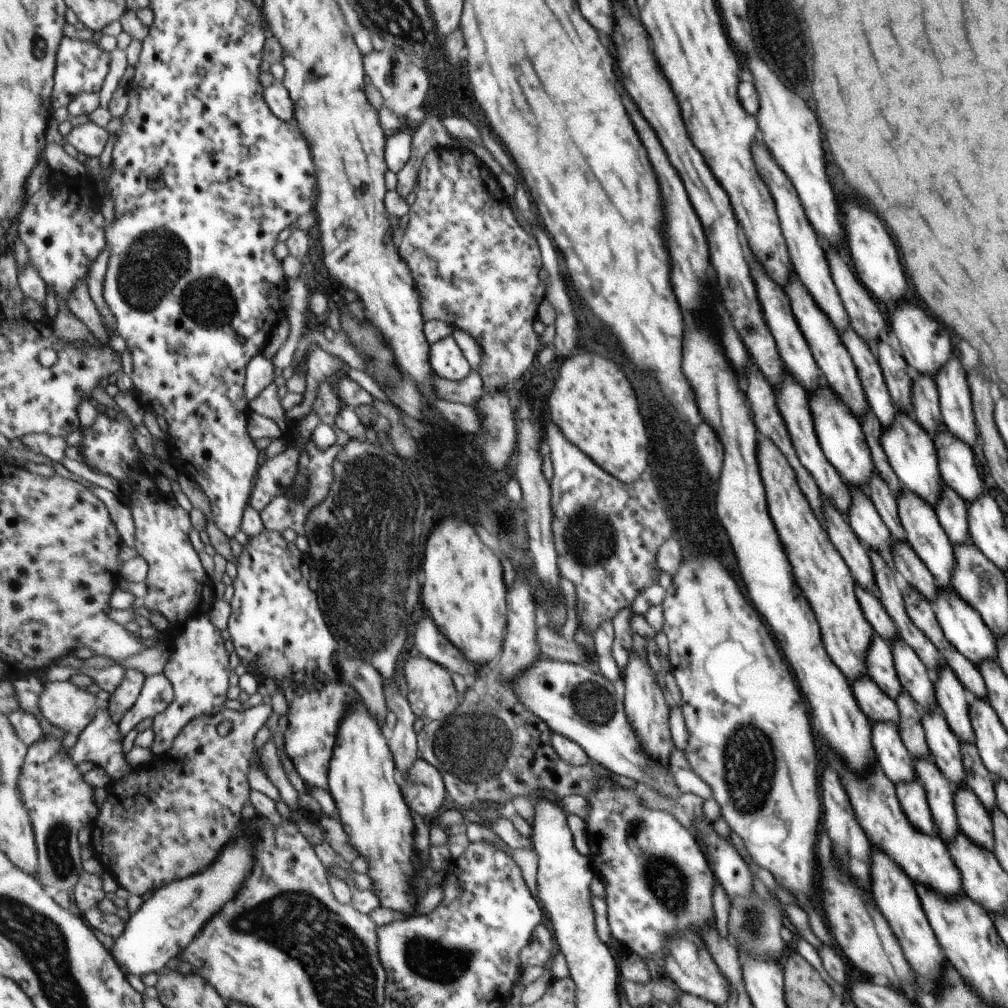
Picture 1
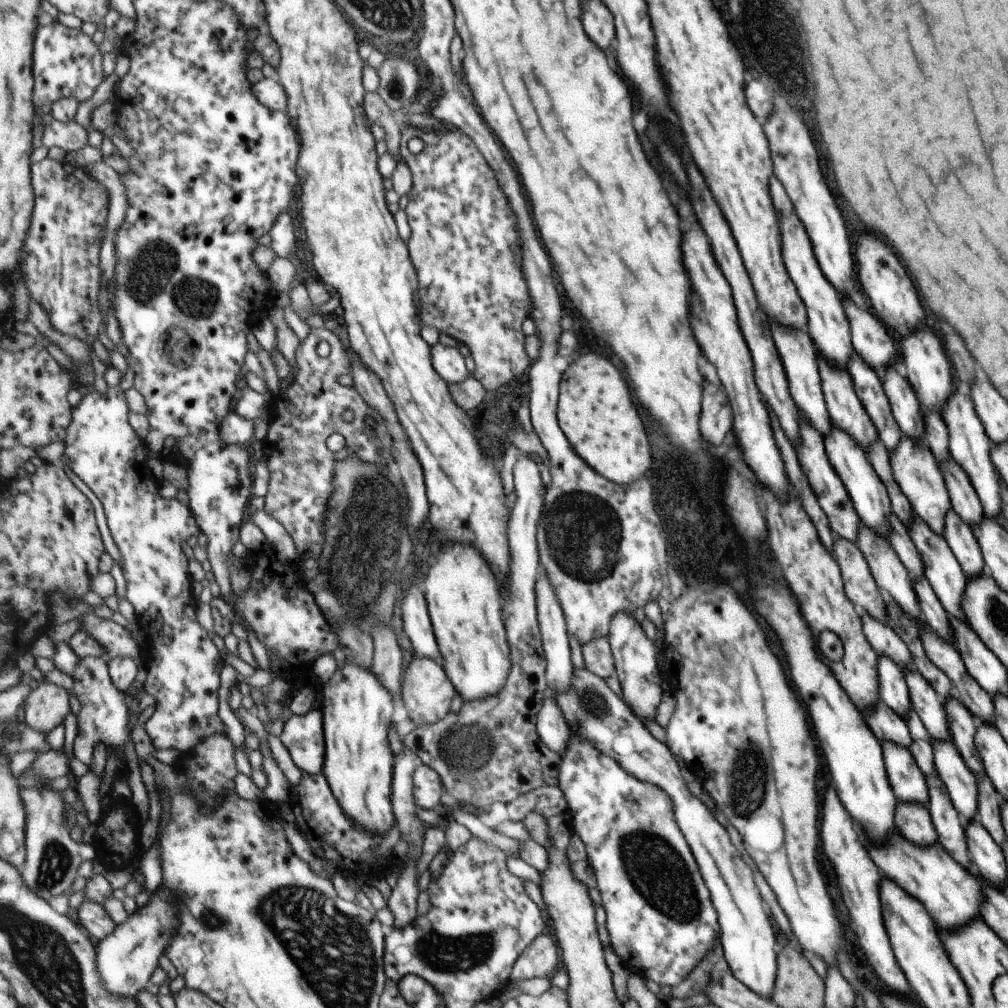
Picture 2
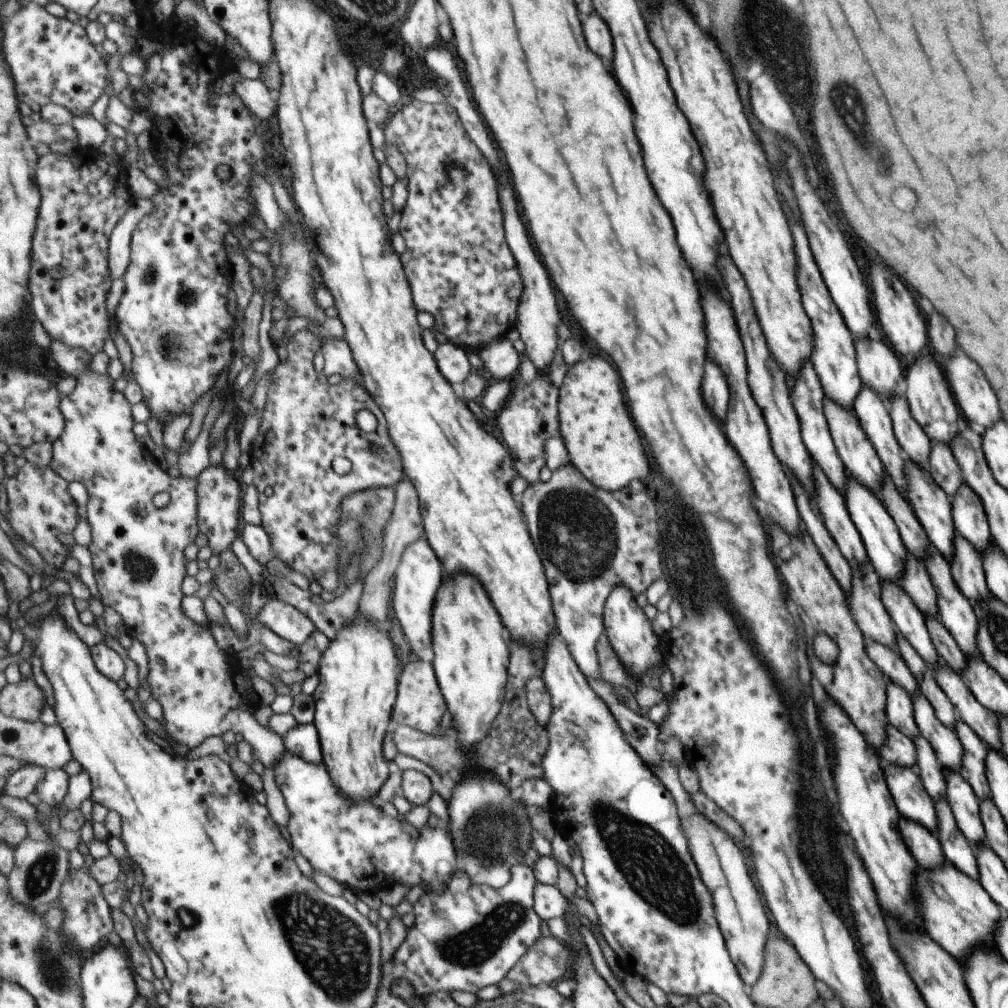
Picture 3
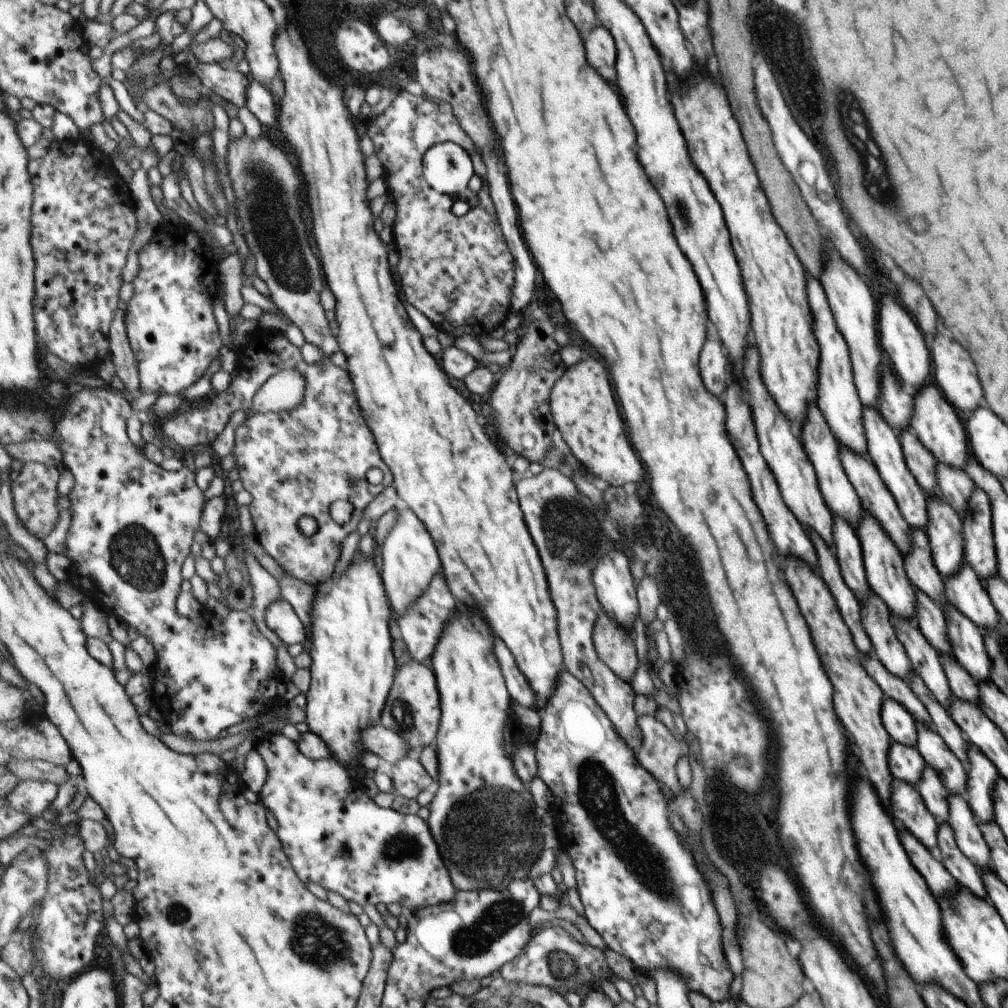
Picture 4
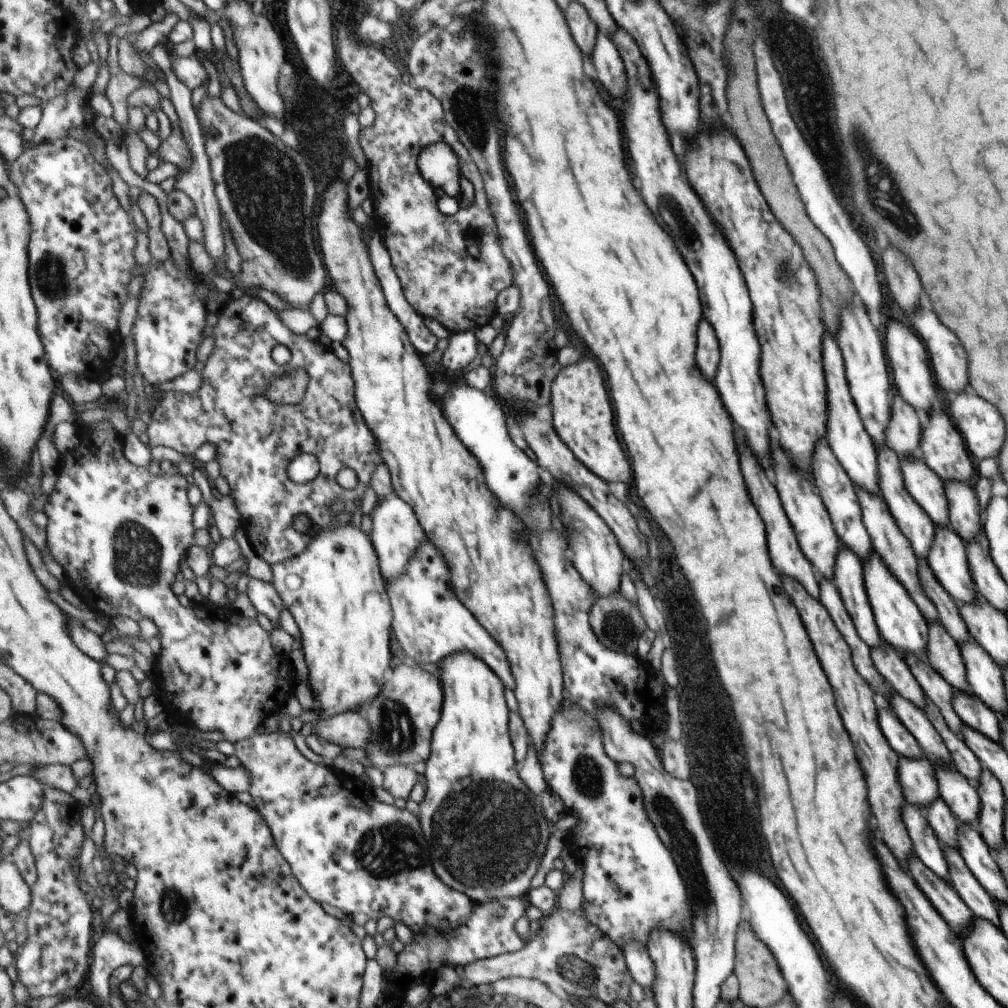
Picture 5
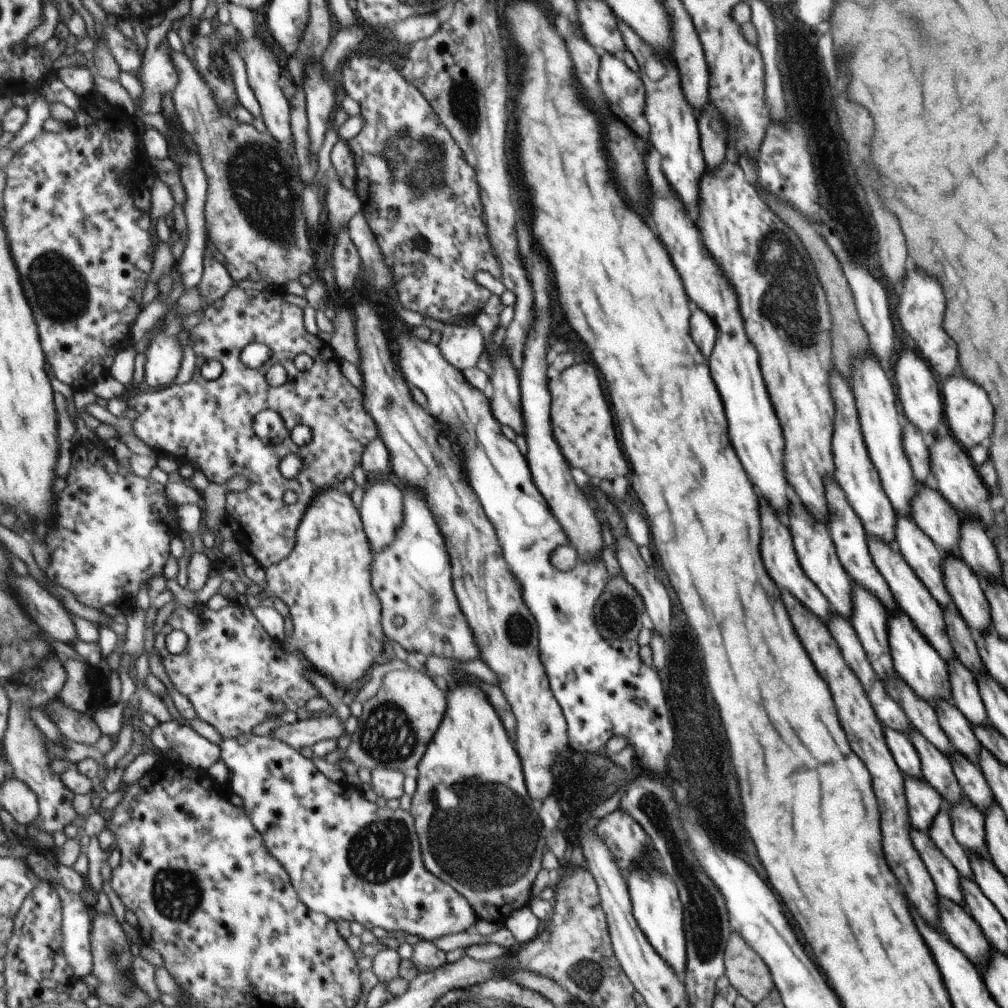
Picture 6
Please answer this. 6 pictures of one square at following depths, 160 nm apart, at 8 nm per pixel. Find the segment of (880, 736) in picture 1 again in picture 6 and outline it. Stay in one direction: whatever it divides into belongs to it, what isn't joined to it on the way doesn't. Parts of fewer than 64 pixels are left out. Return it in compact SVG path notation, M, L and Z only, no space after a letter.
M911 827L910 839L914 848L921 853L923 864L926 864L927 872L934 879L939 897L955 901L955 904L960 904L968 913L962 897L961 877L955 867L941 854L925 831Z

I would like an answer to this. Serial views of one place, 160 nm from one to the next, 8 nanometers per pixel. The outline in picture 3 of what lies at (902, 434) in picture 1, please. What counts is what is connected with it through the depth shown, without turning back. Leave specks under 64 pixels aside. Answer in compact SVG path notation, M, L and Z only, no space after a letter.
M904 457L904 465L902 472L906 480L904 499L910 504L913 514L925 531L927 540L946 558L949 563L954 547L954 536L957 530L954 528L953 521L953 503L951 498L947 496L947 492L936 484L933 476L927 469L923 469L913 461L909 461Z

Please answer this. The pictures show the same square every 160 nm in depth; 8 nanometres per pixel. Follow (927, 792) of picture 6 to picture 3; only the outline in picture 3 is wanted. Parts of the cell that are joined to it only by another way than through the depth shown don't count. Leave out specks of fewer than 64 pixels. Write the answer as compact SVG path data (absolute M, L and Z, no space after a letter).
M888 722L886 738L883 739L878 748L878 756L881 758L881 761L889 764L903 765L917 772L915 755L916 750L913 741Z

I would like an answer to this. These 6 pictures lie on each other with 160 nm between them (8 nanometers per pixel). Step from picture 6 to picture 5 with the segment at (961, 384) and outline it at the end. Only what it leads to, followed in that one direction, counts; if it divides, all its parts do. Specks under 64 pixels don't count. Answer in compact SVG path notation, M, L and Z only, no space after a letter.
M967 390L956 394L949 404L949 412L976 460L997 456L1005 440L1005 428L995 406Z

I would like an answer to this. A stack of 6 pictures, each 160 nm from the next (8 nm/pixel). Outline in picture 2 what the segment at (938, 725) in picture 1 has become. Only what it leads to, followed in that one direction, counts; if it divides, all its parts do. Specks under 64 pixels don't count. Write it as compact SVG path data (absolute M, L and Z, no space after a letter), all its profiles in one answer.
M931 739L937 776L946 785L950 800L963 820L971 822L976 811L976 778L949 739Z

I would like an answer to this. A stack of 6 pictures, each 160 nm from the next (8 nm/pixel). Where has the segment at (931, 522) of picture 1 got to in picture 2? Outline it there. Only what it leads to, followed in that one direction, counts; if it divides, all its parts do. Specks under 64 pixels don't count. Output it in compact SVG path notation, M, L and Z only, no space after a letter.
M915 516L911 518L910 525L908 526L908 535L919 553L924 570L923 575L931 585L937 600L945 609L946 614L949 617L965 621L960 602L967 578L962 573L961 567L955 556L953 556L949 545L945 542L942 535L935 534L935 531L926 522Z

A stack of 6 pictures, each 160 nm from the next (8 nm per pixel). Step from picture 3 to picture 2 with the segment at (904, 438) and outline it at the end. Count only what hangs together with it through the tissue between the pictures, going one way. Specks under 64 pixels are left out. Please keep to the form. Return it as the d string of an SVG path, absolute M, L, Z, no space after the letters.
M889 366L884 371L880 383L895 422L903 435L921 439L924 434L924 422L917 396L906 378L901 377L893 367Z

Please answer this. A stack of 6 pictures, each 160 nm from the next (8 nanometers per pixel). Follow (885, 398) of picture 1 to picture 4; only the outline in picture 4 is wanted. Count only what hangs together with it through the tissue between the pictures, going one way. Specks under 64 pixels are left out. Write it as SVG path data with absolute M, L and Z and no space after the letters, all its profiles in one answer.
M862 407L862 416L865 428L867 458L877 469L887 490L893 495L903 520L910 527L924 530L928 519L926 515L925 492L917 484L917 481L913 478L905 464L897 433L893 432L892 428L885 422L885 419L875 407Z

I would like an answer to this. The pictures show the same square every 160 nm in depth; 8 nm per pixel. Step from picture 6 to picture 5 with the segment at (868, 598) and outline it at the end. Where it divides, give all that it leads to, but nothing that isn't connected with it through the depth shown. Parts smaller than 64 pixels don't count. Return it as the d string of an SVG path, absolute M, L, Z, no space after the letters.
M842 546L835 560L832 583L839 592L843 608L849 614L859 640L867 648L879 646L882 639L865 593L862 562L851 550Z

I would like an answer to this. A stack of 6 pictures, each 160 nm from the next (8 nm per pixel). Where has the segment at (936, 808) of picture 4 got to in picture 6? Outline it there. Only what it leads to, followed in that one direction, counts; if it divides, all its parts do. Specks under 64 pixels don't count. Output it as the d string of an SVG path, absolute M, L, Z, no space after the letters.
M941 806L926 833L933 844L941 851L941 854L955 867L959 876L972 879L970 864L966 855L967 850L953 836L952 824L946 807Z

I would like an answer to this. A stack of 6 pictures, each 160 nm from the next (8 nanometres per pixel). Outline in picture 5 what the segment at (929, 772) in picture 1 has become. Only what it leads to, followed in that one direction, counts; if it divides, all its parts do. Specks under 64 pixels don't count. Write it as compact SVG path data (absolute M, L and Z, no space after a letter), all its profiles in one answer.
M941 846L945 850L947 869L949 870L949 883L971 909L974 917L979 917L995 924L998 924L997 903L989 896L982 884L967 868L966 862L962 860L961 854L955 848Z

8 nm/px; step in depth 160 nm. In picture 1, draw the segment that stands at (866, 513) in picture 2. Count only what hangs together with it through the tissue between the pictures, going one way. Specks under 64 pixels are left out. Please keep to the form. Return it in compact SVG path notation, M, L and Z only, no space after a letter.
M823 381L819 386L821 387L808 394L808 407L821 450L845 484L865 490L867 479L875 470L865 434L862 432L861 421Z

